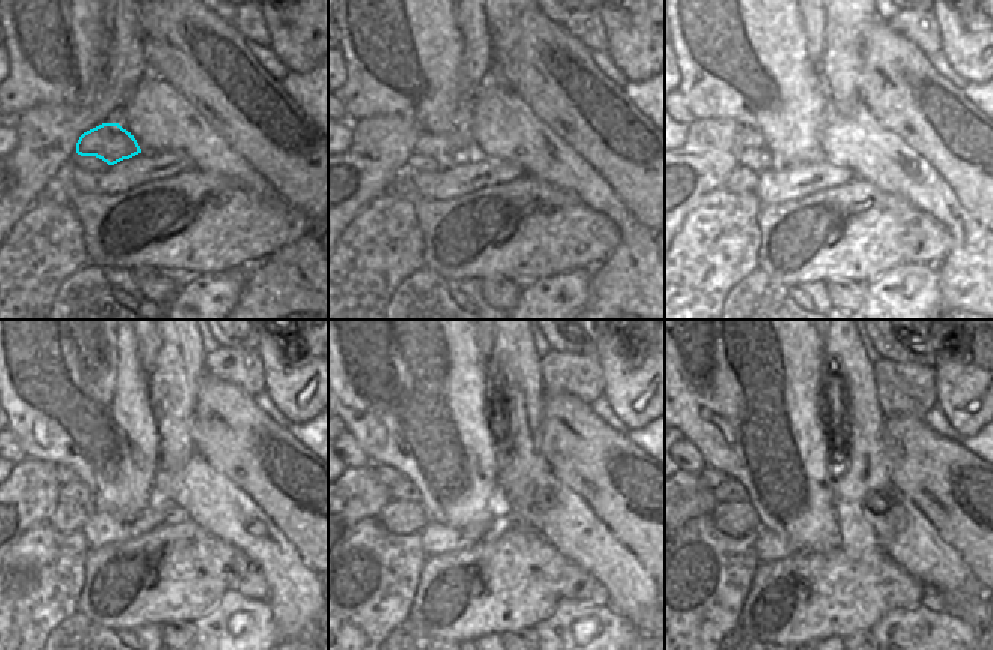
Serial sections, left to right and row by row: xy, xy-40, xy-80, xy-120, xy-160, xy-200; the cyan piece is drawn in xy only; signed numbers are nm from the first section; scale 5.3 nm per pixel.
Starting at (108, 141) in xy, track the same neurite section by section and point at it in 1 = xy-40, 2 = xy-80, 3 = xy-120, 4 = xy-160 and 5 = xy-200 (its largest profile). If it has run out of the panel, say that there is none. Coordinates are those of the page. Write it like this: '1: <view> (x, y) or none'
1: xy-40 (441, 149)
2: xy-80 (746, 137)
3: xy-120 (65, 475)
4: xy-160 (386, 475)
5: xy-200 (710, 478)

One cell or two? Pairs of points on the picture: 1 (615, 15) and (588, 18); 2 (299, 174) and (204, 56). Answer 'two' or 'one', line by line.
1: two
2: one

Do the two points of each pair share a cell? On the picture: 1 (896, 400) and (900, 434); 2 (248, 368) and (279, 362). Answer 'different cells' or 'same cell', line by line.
1: different cells
2: different cells

